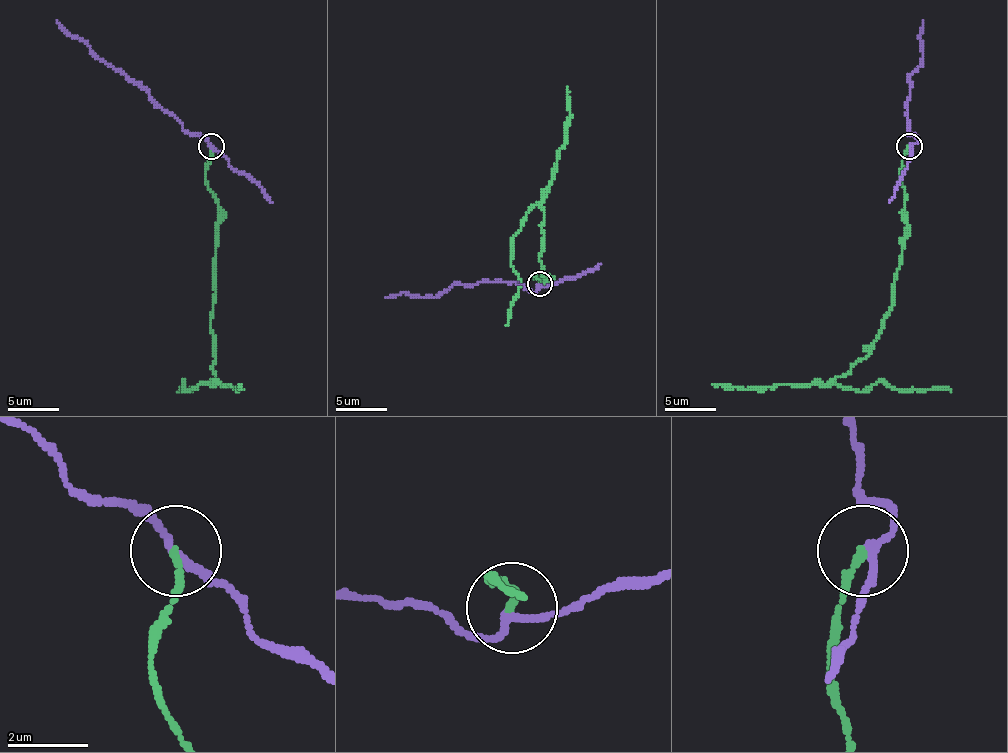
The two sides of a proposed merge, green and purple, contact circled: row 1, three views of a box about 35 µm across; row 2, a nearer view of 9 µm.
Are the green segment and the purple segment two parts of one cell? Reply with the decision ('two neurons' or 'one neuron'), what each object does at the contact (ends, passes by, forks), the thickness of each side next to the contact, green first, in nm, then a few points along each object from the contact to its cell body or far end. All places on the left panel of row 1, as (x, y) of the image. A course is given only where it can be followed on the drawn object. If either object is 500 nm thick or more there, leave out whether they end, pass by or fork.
two neurons | green ends | purple passes by | 170/160 nm | green via (210, 146), (205, 184), (218, 205), (210, 328), (215, 376), (185, 389), (182, 382), (190, 389), (177, 392) | purple via (210, 146), (185, 130), (151, 97), (105, 63), (56, 20)

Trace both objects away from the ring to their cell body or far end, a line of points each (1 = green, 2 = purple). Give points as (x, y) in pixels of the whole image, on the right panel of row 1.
1: (910, 146), (902, 161), (907, 238), (892, 310), (863, 359), (830, 382), (951, 392)
2: (910, 146), (917, 140), (907, 130), (907, 97), (910, 76), (922, 63), (922, 43), (917, 38), (922, 20)

